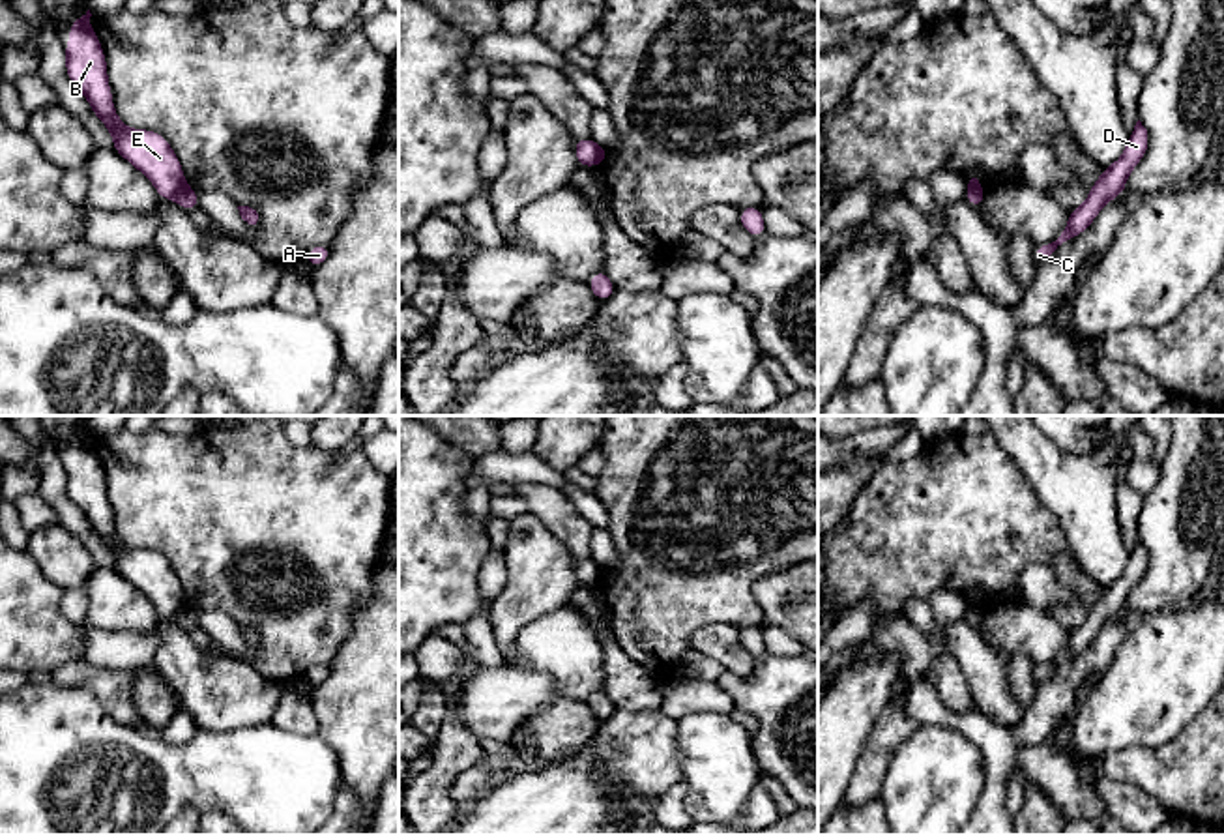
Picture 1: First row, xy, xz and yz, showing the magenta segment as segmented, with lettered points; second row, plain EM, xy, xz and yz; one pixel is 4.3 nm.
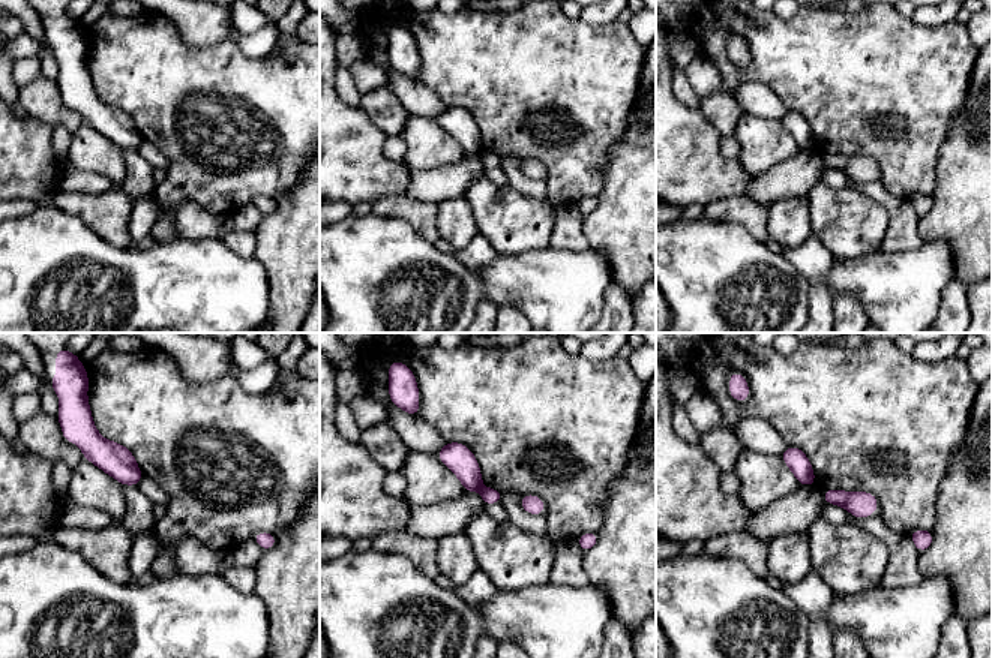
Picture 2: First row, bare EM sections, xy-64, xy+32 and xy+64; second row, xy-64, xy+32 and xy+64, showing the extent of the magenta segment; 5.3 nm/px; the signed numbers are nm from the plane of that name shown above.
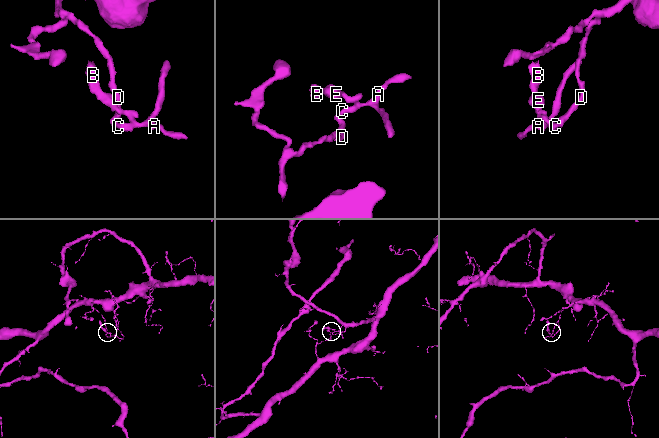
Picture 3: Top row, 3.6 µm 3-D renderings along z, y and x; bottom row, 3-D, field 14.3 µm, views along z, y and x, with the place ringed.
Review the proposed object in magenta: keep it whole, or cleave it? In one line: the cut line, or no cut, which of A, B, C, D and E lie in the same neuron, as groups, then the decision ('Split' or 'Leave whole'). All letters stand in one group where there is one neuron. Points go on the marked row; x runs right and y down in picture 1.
Split along xy (184, 184), (173, 197). Groups: A C D / B E. Split

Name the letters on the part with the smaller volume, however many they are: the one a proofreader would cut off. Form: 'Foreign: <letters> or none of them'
Foreign: B, E

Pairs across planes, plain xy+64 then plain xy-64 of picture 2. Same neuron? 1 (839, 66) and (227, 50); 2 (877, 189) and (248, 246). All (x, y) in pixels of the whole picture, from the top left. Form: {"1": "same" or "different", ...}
{"1": "same", "2": "same"}

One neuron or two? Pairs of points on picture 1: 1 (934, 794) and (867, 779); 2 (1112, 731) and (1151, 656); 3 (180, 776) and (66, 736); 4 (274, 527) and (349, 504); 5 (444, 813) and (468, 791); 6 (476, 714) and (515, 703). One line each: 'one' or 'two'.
1: two
2: one
3: one
4: one
5: two
6: one

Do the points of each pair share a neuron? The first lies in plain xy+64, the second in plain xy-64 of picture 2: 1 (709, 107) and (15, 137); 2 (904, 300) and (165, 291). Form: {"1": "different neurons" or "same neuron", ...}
{"1": "different neurons", "2": "same neuron"}

